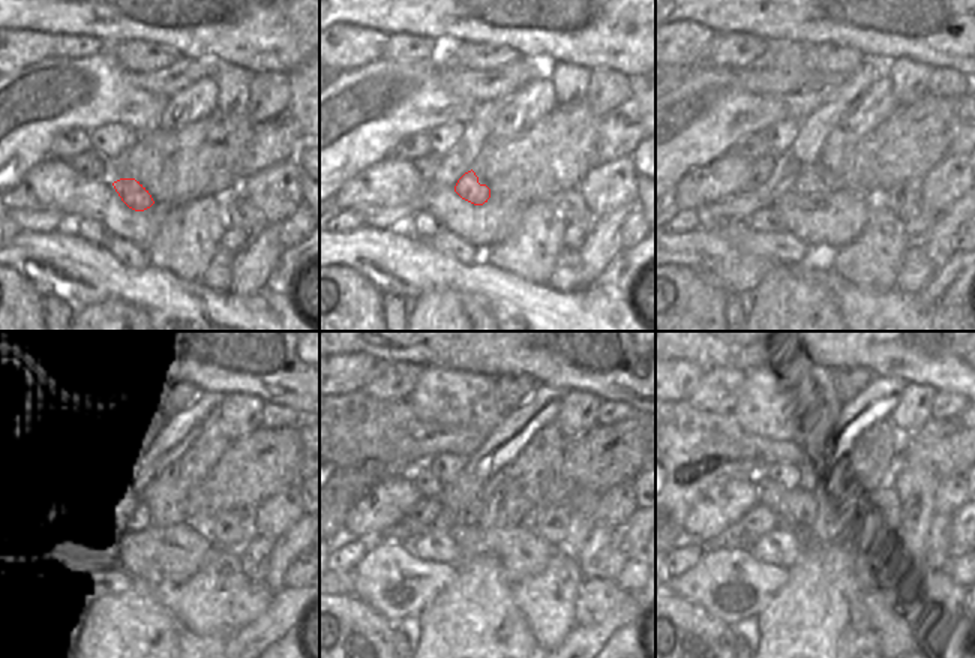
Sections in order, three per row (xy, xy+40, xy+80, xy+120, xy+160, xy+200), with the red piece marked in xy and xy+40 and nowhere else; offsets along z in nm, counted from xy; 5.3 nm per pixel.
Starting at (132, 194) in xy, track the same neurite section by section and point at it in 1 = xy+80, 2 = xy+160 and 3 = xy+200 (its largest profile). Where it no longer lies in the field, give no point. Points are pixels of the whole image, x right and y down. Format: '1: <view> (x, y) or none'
1: xy+80 (804, 185)
2: xy+160 (468, 516)
3: xy+200 (795, 508)

